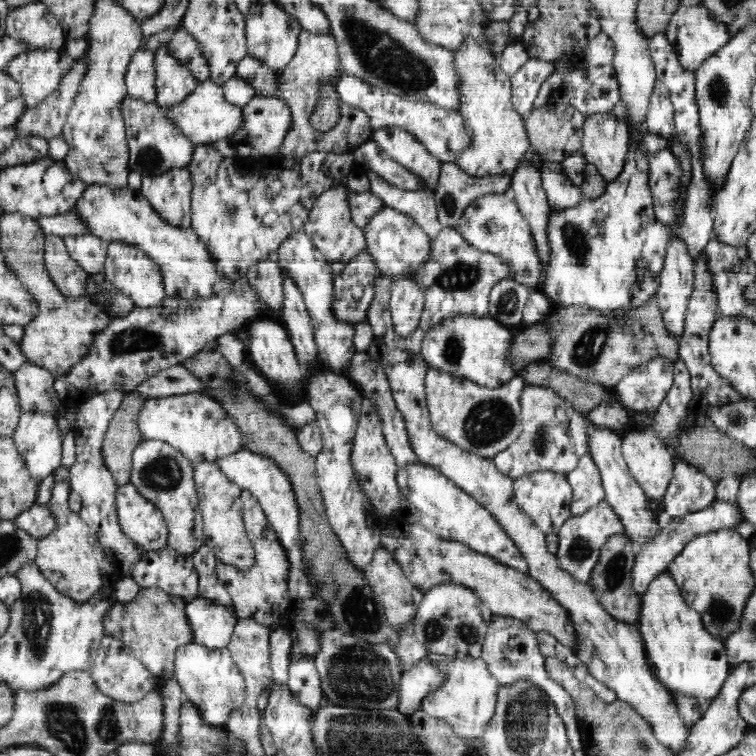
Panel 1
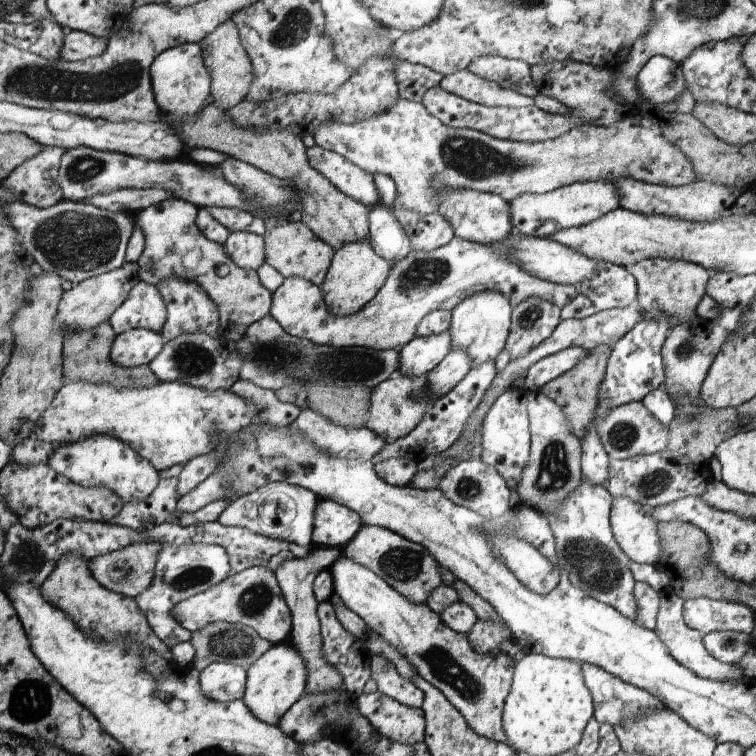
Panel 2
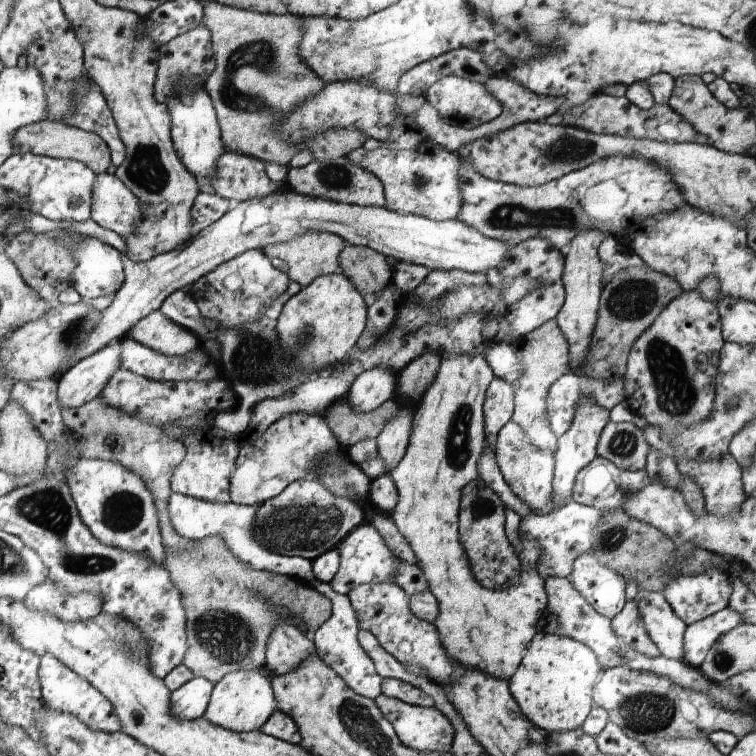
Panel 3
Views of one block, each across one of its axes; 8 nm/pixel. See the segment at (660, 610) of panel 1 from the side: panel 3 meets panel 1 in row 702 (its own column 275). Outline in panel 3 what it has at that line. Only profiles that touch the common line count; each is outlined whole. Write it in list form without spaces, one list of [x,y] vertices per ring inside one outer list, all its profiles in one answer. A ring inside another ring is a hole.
[[[261,666],[223,675],[217,683],[213,684],[210,700],[202,717],[215,726],[236,733],[259,730],[276,709],[274,692],[271,692],[267,671],[265,666]]]

